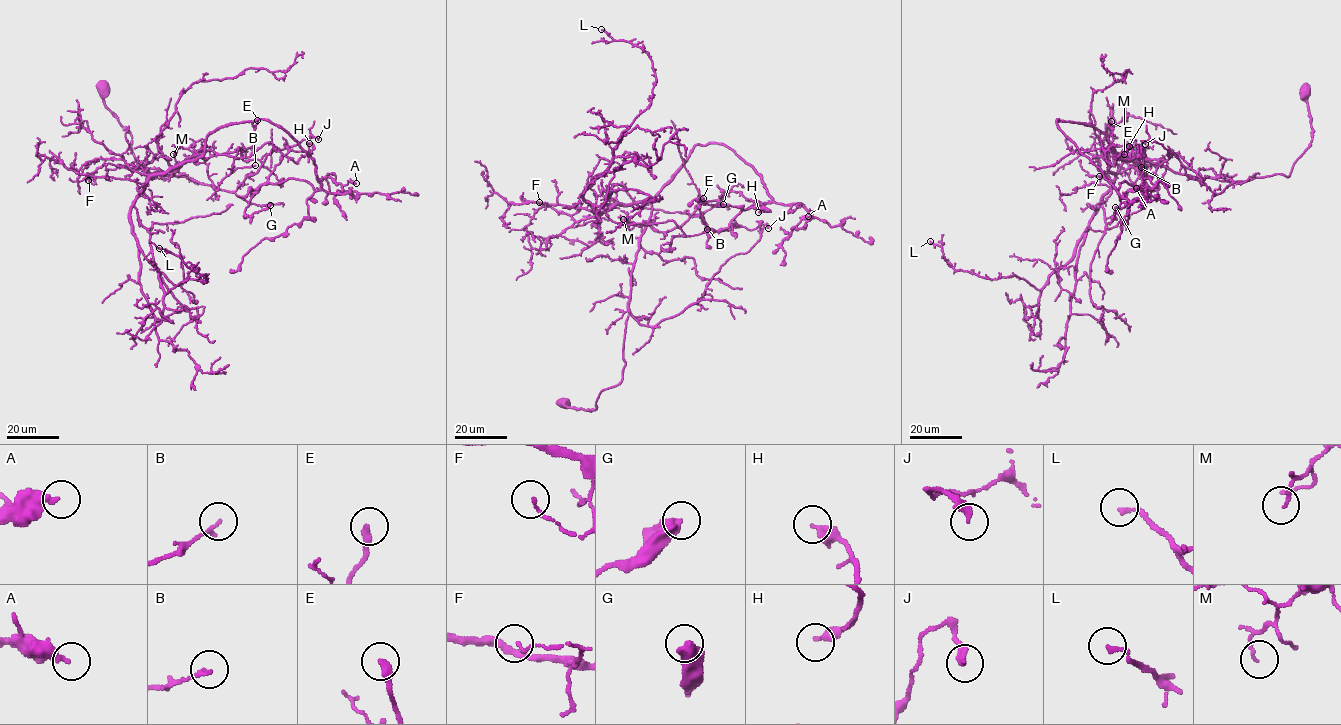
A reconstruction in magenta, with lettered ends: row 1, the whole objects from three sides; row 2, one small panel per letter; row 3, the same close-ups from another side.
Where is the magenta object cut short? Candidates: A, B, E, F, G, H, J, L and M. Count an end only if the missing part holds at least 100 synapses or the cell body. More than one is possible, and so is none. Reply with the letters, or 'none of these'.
none of these

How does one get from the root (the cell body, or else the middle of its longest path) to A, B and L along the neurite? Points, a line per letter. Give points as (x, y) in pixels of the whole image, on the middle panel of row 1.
A: (564, 403), (594, 410), (621, 380), (651, 201), (696, 145), (728, 146), (809, 213), (797, 228), (808, 216)
B: (564, 403), (594, 410), (600, 392), (621, 380), (638, 244), (659, 253), (673, 236), (707, 229)
L: (564, 403), (594, 410), (621, 380), (651, 210), (583, 198), (656, 79), (644, 50), (601, 29)

